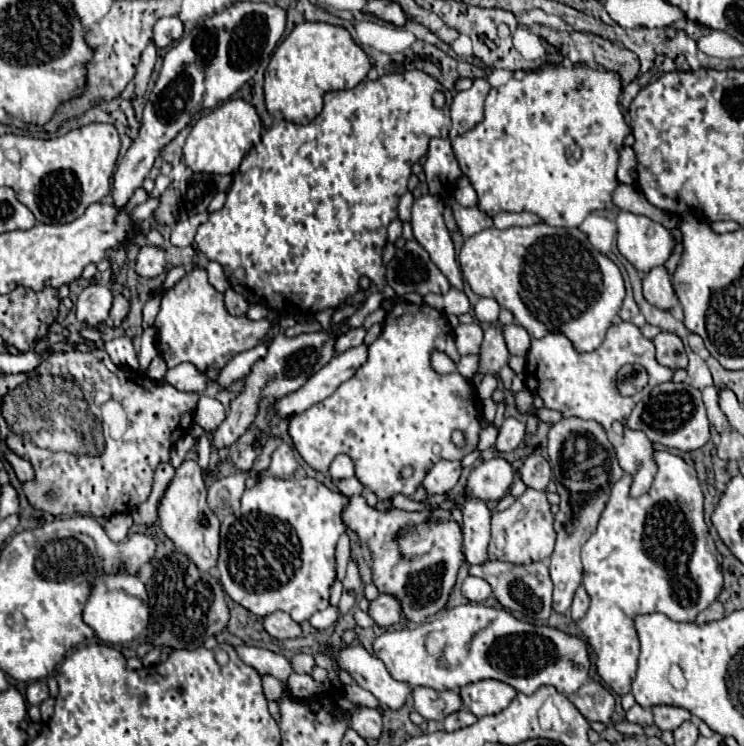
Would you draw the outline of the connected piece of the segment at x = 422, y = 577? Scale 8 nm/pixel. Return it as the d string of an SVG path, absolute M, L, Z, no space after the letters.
M363 496L349 498L349 504L343 510L343 520L371 550L373 584L379 594L397 598L409 626L433 620L447 606L457 572L465 560L463 532L457 522L431 520L429 510L377 510L367 506Z

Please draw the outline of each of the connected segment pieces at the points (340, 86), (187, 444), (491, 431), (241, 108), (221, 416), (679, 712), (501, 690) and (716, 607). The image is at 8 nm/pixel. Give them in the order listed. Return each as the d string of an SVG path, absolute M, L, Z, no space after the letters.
M303 22L293 28L293 32L279 44L279 48L273 52L271 62L265 72L265 106L267 112L273 118L283 118L295 124L309 124L323 108L323 94L329 90L345 90L355 88L361 80L365 80L367 70L371 68L369 56L353 42L349 32L339 26L331 26L325 22Z
M190 434L183 436L173 446L170 463L174 468L178 468L181 462L185 460L188 451L194 445L194 437Z
M489 426L489 428L485 428L481 434L479 434L479 444L477 444L477 450L479 452L483 452L483 450L489 450L491 446L493 446L493 442L495 442L495 438L497 438L497 428L495 426Z
M229 100L195 122L183 146L183 160L193 172L223 174L223 176L233 174L239 168L243 156L259 140L261 128L263 128L261 120L249 102Z
M201 394L199 398L199 404L193 412L193 420L203 426L203 429L209 433L213 432L213 428L217 428L223 420L226 418L225 409L221 406L219 400L207 396L207 394Z
M655 706L651 710L653 710L653 720L661 730L675 730L685 720L691 720L691 714L677 706Z
M479 680L459 690L463 706L475 716L501 712L515 698L515 694L517 692L509 684L503 684L499 680Z
M713 602L711 606L707 606L699 616L697 616L697 624L705 624L705 622L713 622L713 620L721 620L723 618L723 604L721 602Z

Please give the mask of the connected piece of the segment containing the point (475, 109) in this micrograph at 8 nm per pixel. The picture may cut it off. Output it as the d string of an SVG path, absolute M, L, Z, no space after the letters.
M473 80L473 86L465 92L457 92L451 104L451 130L449 136L459 136L463 132L469 132L483 120L483 100L487 98L491 86L487 80Z

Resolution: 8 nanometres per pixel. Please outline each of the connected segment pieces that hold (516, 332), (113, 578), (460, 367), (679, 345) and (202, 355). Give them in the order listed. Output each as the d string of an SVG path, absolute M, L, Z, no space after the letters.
M517 324L503 326L503 332L505 332L505 342L509 352L515 356L525 356L529 350L529 334Z
M123 568L117 574L101 576L95 580L93 592L85 604L83 620L95 630L97 638L109 644L127 644L135 640L149 622L149 596L137 576L127 574Z
M461 356L459 364L457 364L457 372L461 376L467 376L467 380L473 378L477 368L479 368L479 356Z
M659 332L653 338L653 344L655 344L655 358L661 366L671 370L687 368L687 354L681 338L677 338L671 332Z
M193 268L161 298L155 330L167 368L175 368L181 362L191 362L199 372L205 372L209 368L221 370L235 354L261 344L267 338L271 322L279 317L271 309L268 309L266 318L259 322L253 322L247 316L231 316L223 306L223 294L209 284L205 268Z

